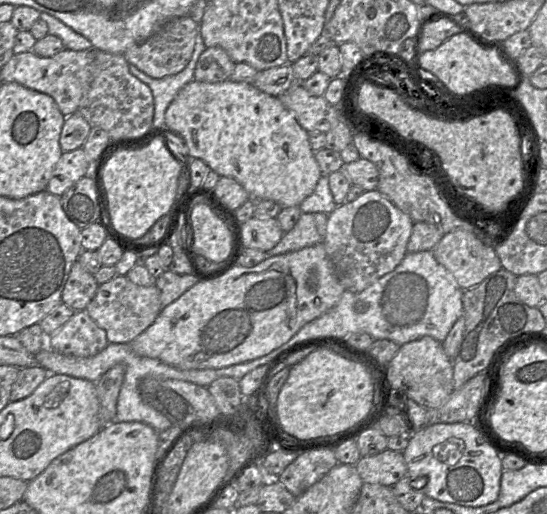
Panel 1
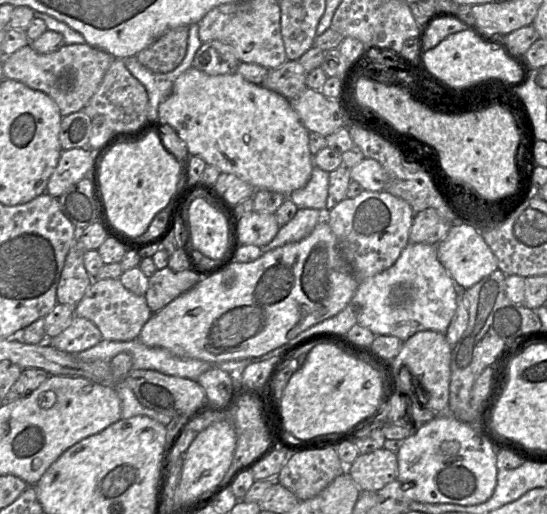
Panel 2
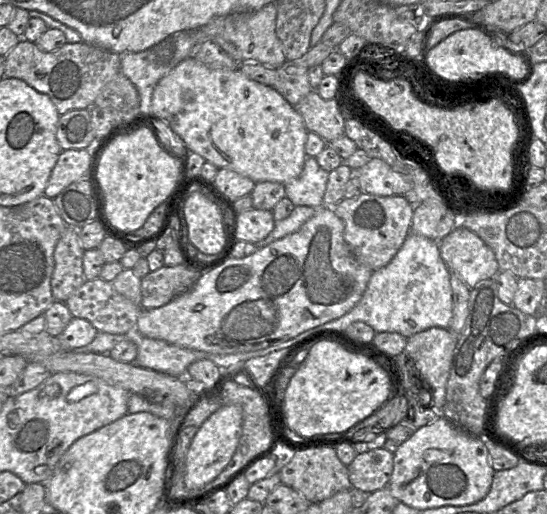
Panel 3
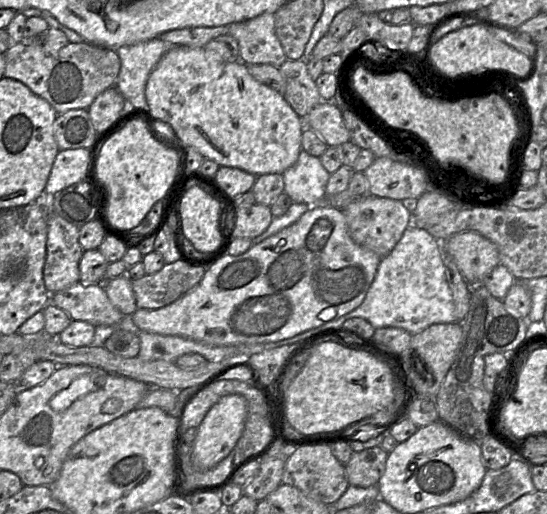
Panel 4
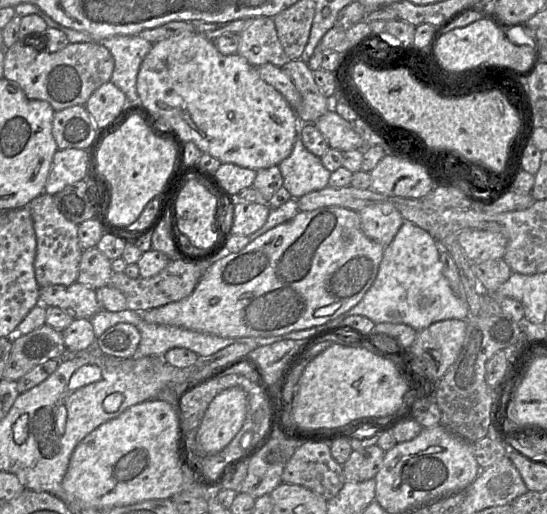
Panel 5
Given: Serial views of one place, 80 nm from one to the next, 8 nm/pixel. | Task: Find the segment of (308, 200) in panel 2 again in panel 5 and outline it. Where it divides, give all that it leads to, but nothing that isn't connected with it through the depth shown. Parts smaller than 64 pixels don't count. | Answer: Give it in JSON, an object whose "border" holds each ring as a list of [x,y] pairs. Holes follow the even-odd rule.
{"border":[[[299,130],[291,154],[278,167],[283,177],[283,186],[295,199],[327,187],[331,175],[322,164],[321,157],[304,146]]]}

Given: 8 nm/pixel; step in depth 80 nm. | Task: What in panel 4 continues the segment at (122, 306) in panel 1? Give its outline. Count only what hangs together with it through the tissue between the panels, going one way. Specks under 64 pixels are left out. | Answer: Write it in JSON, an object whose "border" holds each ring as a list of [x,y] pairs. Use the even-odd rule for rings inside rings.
{"border":[[[80,281],[64,290],[51,293],[50,304],[62,309],[73,321],[85,321],[93,326],[117,325],[124,314],[108,298],[102,284],[84,285]]]}

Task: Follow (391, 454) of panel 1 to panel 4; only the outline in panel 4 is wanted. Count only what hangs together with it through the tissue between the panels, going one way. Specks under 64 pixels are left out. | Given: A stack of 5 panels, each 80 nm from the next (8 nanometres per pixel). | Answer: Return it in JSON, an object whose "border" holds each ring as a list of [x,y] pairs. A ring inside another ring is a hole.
{"border":[[[380,446],[353,452],[344,465],[349,485],[369,487],[377,485],[385,472],[388,454]]]}

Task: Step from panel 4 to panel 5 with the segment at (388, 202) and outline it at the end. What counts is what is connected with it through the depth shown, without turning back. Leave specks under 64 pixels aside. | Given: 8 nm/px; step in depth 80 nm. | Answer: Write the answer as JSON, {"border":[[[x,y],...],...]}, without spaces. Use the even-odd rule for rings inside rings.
{"border":[[[373,204],[359,211],[361,230],[371,240],[388,246],[404,219],[392,204]]]}

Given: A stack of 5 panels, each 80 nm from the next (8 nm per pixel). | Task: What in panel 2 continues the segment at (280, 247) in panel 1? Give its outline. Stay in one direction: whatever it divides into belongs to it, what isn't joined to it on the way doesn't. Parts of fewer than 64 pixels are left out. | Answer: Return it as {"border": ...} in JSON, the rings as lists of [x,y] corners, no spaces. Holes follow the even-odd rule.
{"border":[[[301,208],[287,224],[280,227],[271,242],[259,246],[262,253],[268,252],[289,243],[299,242],[314,230],[315,226],[324,219],[324,211],[318,209]]]}

